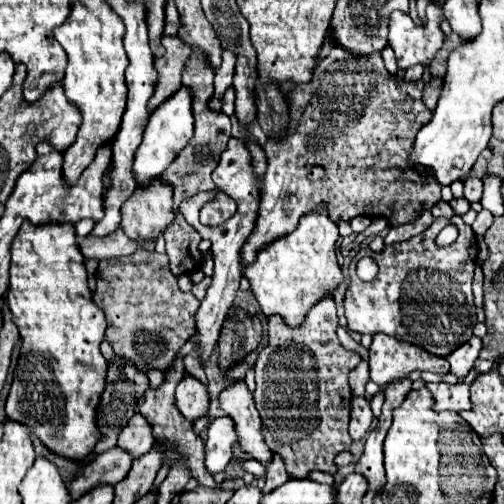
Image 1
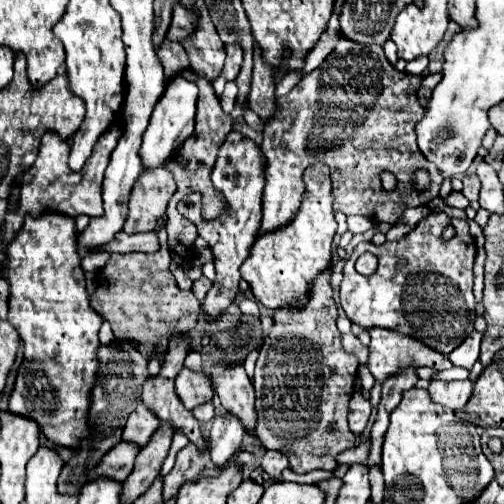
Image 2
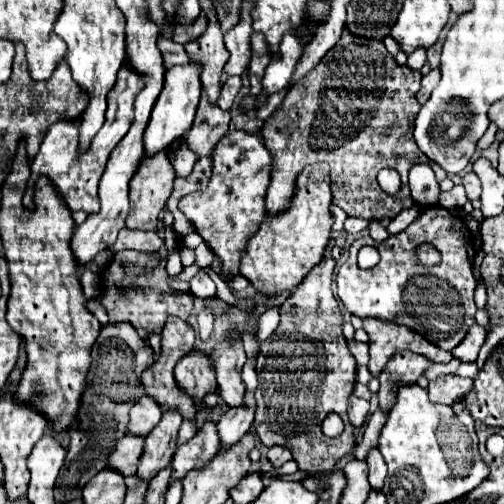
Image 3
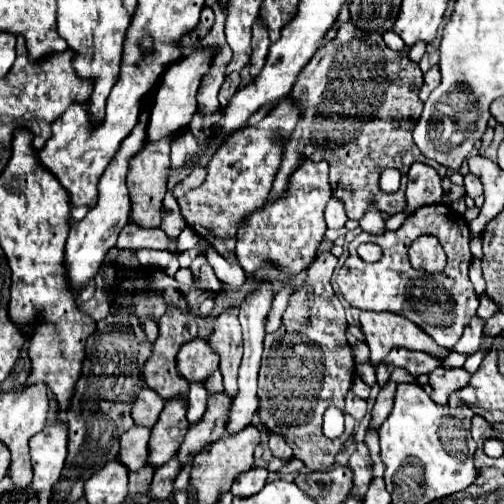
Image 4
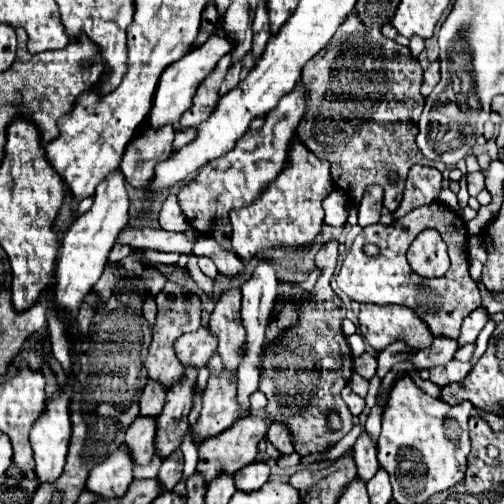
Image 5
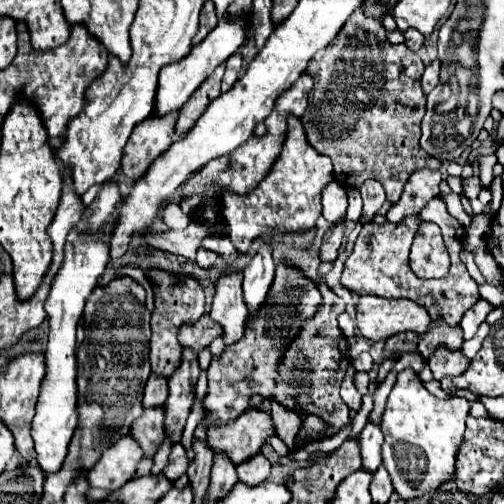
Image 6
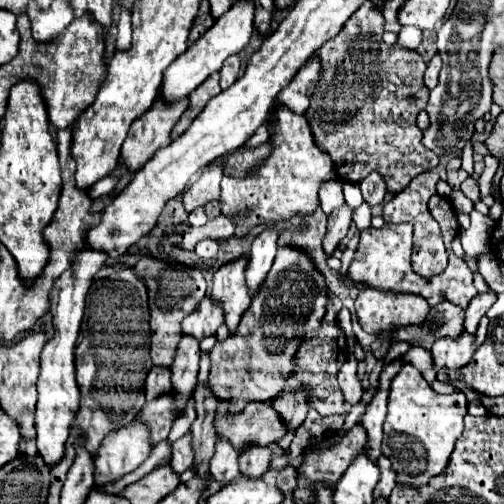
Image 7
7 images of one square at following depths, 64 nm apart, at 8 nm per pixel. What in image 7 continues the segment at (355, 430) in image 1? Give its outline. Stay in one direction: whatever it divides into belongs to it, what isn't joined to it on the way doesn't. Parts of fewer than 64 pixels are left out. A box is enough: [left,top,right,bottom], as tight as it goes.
[338,356,362,404]

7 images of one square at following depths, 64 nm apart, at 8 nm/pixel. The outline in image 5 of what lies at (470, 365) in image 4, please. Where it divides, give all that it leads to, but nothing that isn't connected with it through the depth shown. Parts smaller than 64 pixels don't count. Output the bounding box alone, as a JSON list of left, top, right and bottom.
[470,319,496,366]

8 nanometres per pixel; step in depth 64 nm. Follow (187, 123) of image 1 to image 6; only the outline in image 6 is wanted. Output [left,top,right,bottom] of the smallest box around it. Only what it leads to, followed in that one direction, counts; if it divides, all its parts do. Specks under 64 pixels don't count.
[154,18,248,116]

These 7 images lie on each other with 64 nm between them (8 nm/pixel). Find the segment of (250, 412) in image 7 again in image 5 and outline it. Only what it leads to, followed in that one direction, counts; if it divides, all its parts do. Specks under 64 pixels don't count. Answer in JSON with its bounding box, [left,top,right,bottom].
[196,416,266,486]

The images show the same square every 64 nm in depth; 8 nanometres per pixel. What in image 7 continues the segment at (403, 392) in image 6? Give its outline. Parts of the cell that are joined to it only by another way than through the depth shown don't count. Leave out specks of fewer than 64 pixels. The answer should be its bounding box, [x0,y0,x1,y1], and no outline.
[382,364,468,488]

